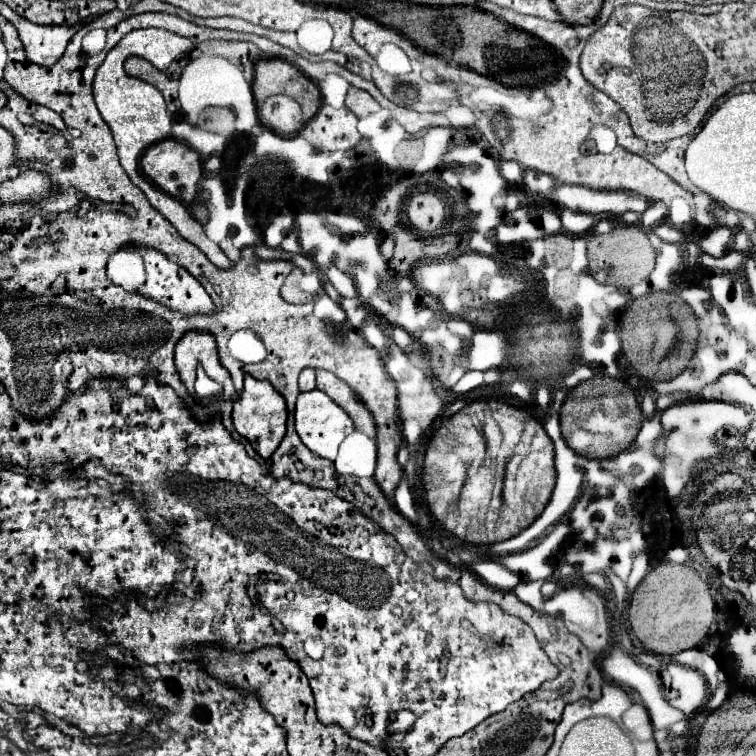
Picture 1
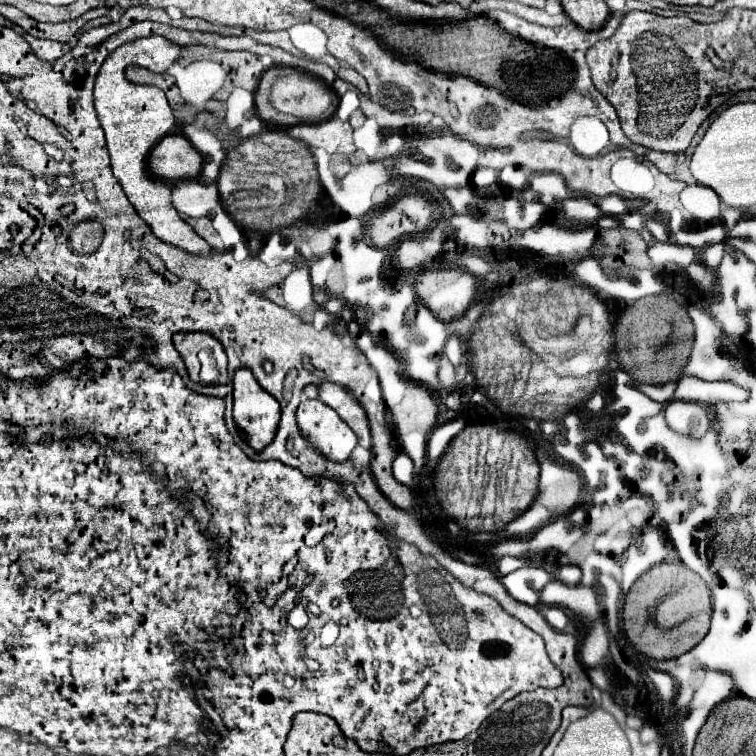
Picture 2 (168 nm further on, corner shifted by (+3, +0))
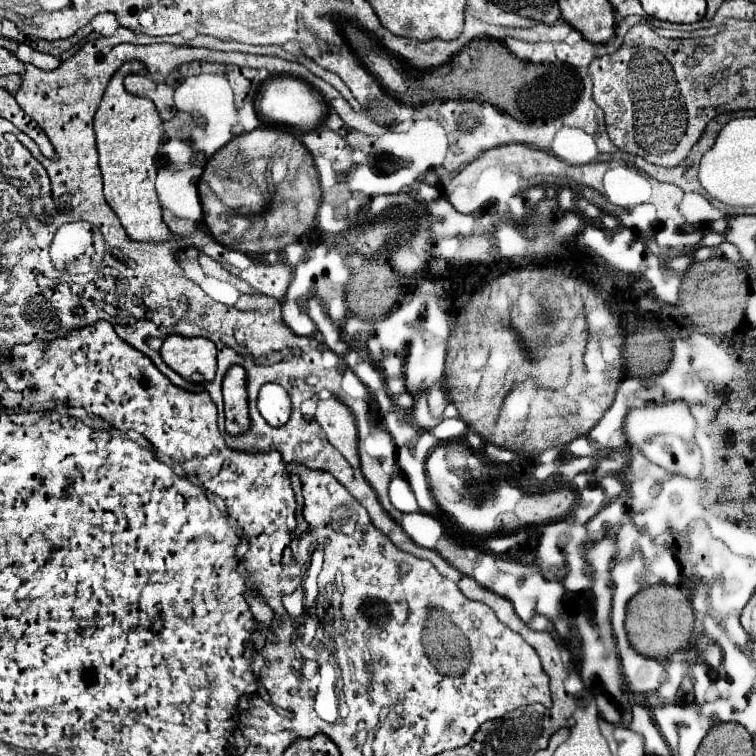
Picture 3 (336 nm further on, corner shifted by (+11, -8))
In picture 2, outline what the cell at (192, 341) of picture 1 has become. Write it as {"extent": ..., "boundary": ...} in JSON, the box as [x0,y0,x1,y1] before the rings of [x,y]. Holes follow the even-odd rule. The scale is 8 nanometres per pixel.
{"extent":[173,333,227,383],"boundary":[[[175,333],[173,335],[173,345],[179,351],[181,359],[187,365],[189,377],[197,377],[197,353],[201,349],[211,349],[215,359],[217,359],[217,367],[221,371],[221,383],[227,381],[227,355],[223,351],[223,345],[209,333]]]}

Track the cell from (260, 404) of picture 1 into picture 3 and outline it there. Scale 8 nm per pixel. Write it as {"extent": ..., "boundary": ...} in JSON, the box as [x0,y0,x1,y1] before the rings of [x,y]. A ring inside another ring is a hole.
{"extent":[223,365,251,435],"boundary":[[[233,365],[223,379],[223,399],[225,399],[225,425],[239,429],[239,435],[247,433],[251,427],[249,407],[247,407],[247,387],[245,369]]]}

